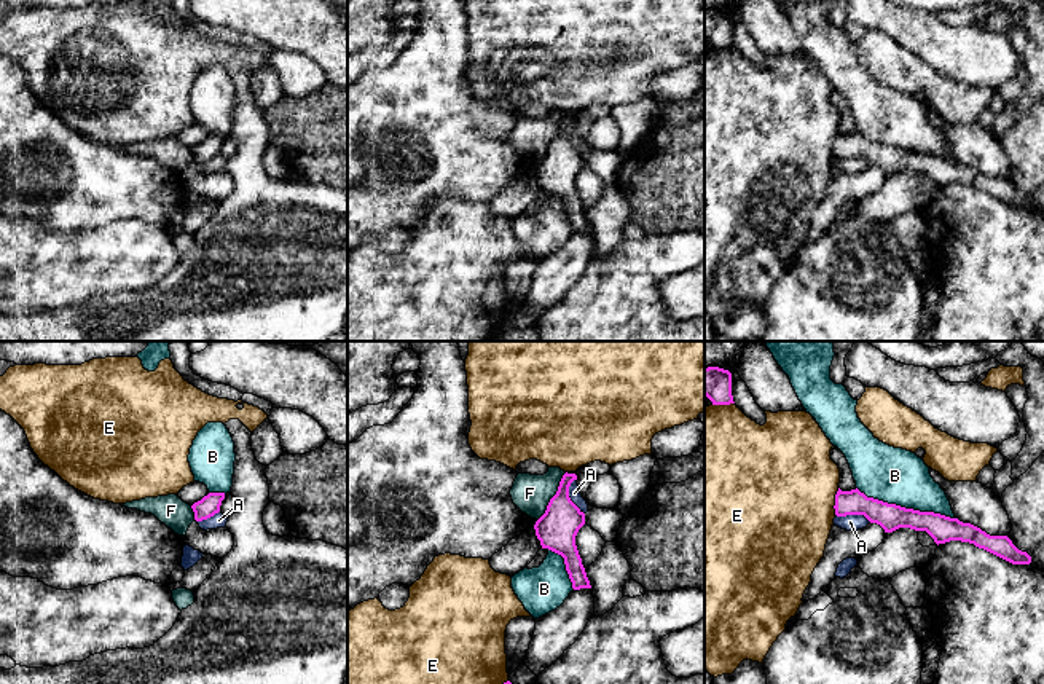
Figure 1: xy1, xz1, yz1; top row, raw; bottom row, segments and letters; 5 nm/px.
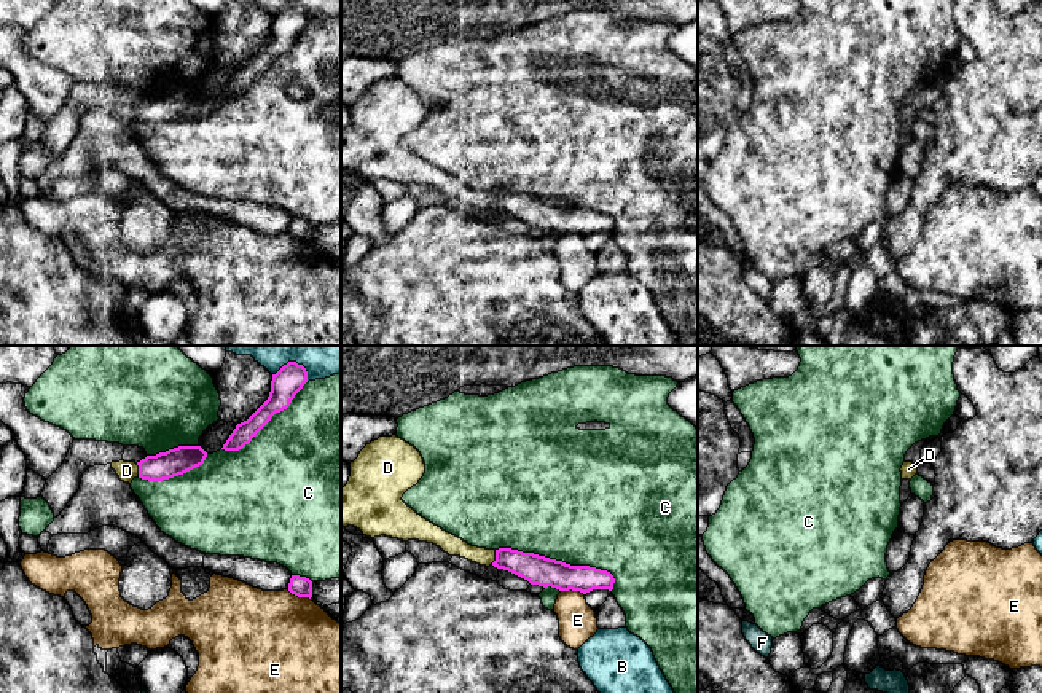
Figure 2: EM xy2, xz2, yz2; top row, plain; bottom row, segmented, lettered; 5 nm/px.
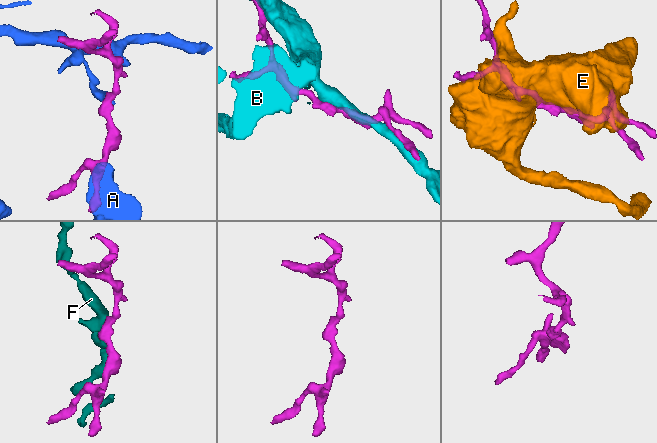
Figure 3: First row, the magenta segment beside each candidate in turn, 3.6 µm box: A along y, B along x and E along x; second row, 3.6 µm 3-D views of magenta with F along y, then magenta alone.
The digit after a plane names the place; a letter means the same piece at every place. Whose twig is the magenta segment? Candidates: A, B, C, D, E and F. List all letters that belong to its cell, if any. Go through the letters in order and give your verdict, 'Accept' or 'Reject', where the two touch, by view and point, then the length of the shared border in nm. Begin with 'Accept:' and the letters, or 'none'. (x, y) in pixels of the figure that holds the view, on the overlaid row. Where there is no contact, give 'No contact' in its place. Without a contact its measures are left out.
Accept: D
A: Reject. Touches magenta at xz1 (568, 496). Shared border 190 nm
B: Reject. Touches magenta at yz1 (904, 507). Shared border 500 nm
C: Reject. Touches magenta at xz2 (561, 561). Shared border 650 nm
D: Accept. Touches magenta at xz2 (496, 558). Shared border 80 nm
E: Reject. Touches magenta at yz1 (835, 501). Shared border 140 nm
F: Reject. Touches magenta at xz1 (553, 496). Shared border 280 nm

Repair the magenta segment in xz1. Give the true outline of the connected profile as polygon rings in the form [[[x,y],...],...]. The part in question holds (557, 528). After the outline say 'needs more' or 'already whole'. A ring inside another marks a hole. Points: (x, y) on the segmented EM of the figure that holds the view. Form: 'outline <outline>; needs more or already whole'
outline [[[564,474],[556,494],[550,499],[545,513],[536,521],[536,536],[542,548],[548,548],[564,558],[566,571],[574,590],[591,588],[582,558],[575,545],[575,536],[585,525],[585,513],[571,501],[569,486],[577,480],[575,474]]]; already whole

